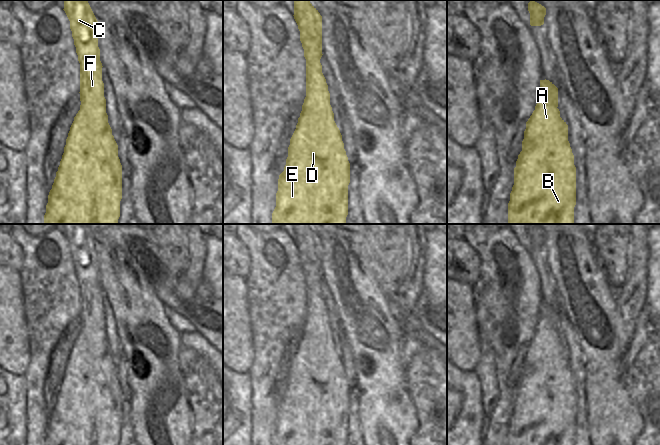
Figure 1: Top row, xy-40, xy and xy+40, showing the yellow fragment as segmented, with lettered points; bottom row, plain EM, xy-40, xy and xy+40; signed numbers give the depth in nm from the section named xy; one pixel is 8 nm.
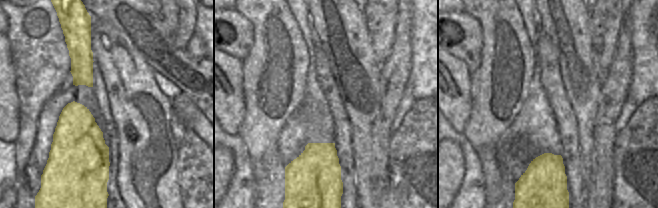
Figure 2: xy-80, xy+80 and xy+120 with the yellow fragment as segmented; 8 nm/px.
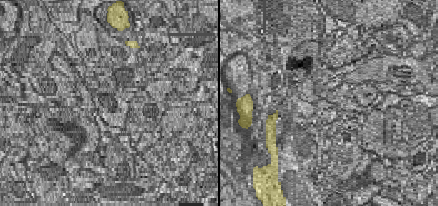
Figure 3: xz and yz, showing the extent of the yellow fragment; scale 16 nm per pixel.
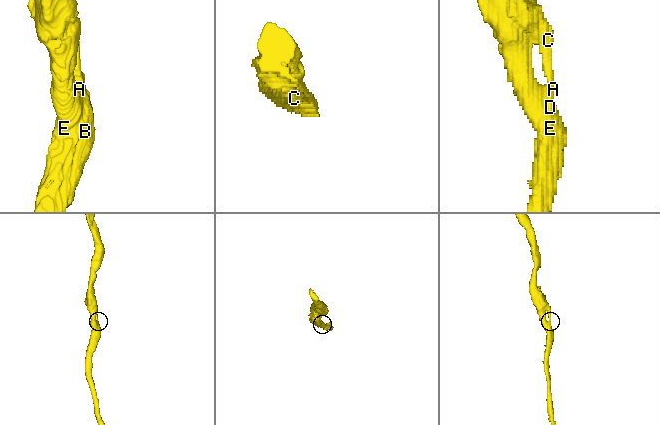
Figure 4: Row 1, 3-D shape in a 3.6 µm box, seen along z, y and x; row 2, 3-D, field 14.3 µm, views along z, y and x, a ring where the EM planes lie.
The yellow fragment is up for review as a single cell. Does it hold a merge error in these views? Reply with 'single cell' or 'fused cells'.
single cell

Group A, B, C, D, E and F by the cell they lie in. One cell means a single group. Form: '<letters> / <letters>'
A B C D E F

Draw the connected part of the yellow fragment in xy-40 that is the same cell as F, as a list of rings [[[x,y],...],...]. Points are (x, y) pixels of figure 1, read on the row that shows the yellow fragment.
[[[64,0],[80,63],[80,110],[48,195],[44,224],[118,224],[122,165],[106,113],[98,21],[88,0]]]

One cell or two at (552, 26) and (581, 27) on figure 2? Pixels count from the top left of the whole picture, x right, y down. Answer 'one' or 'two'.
one

